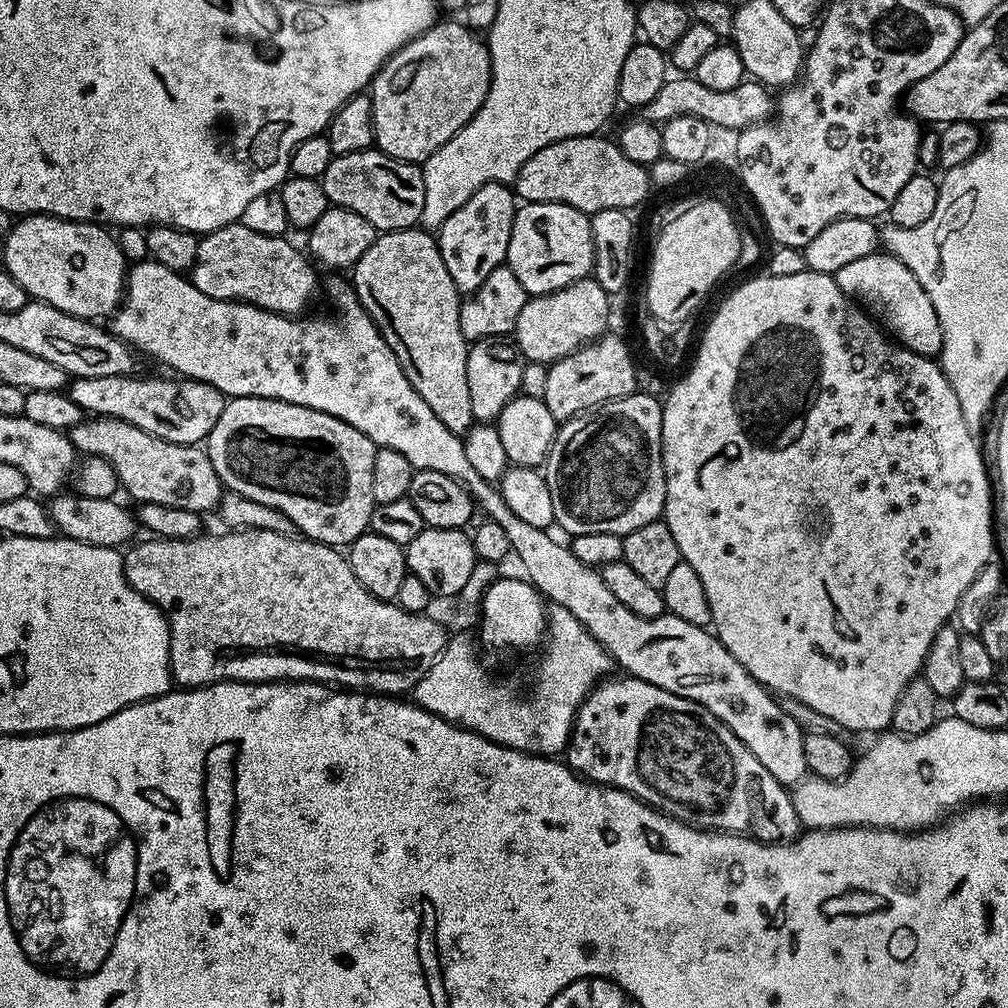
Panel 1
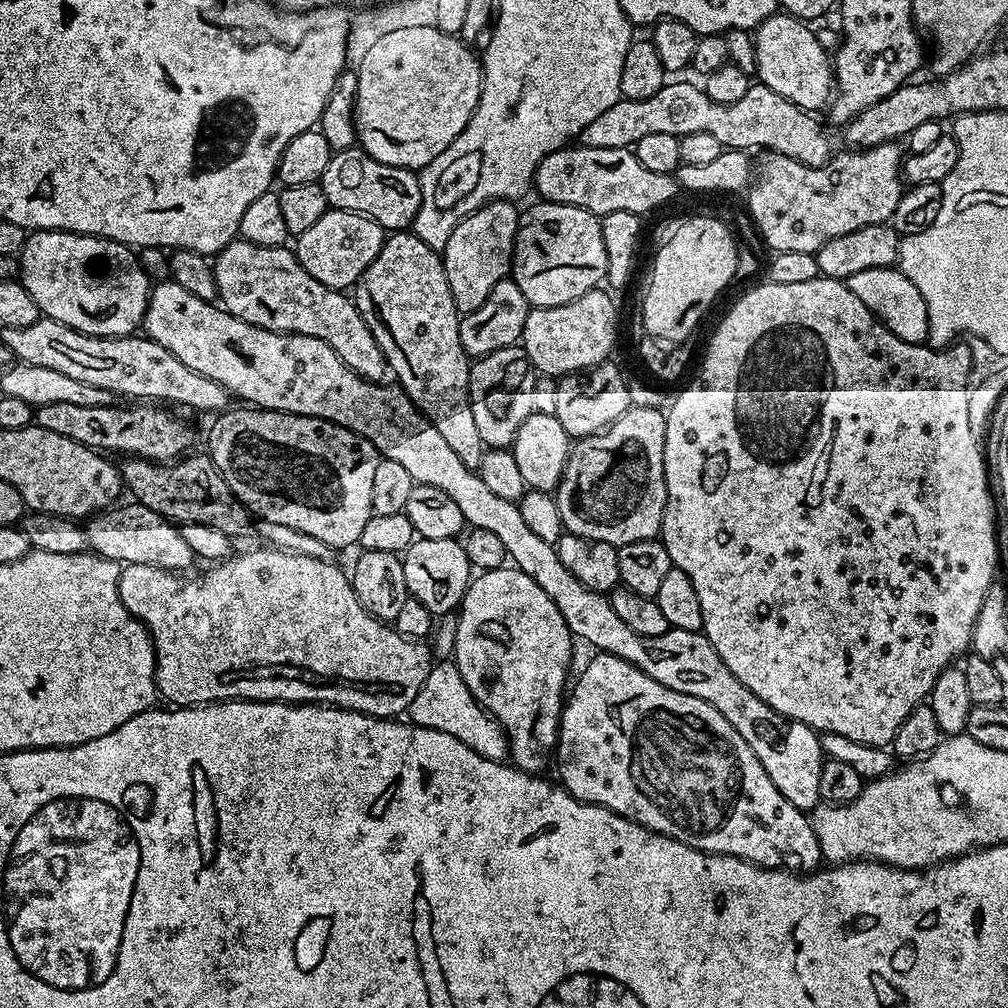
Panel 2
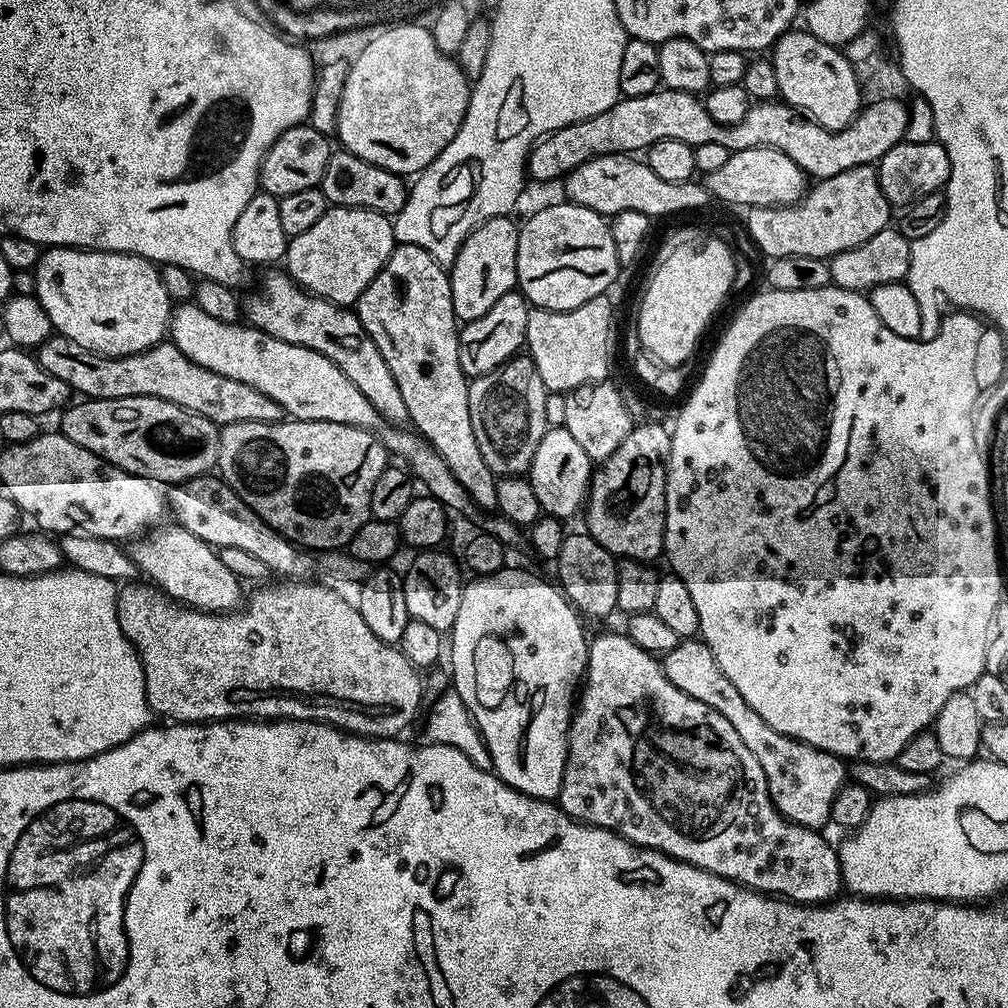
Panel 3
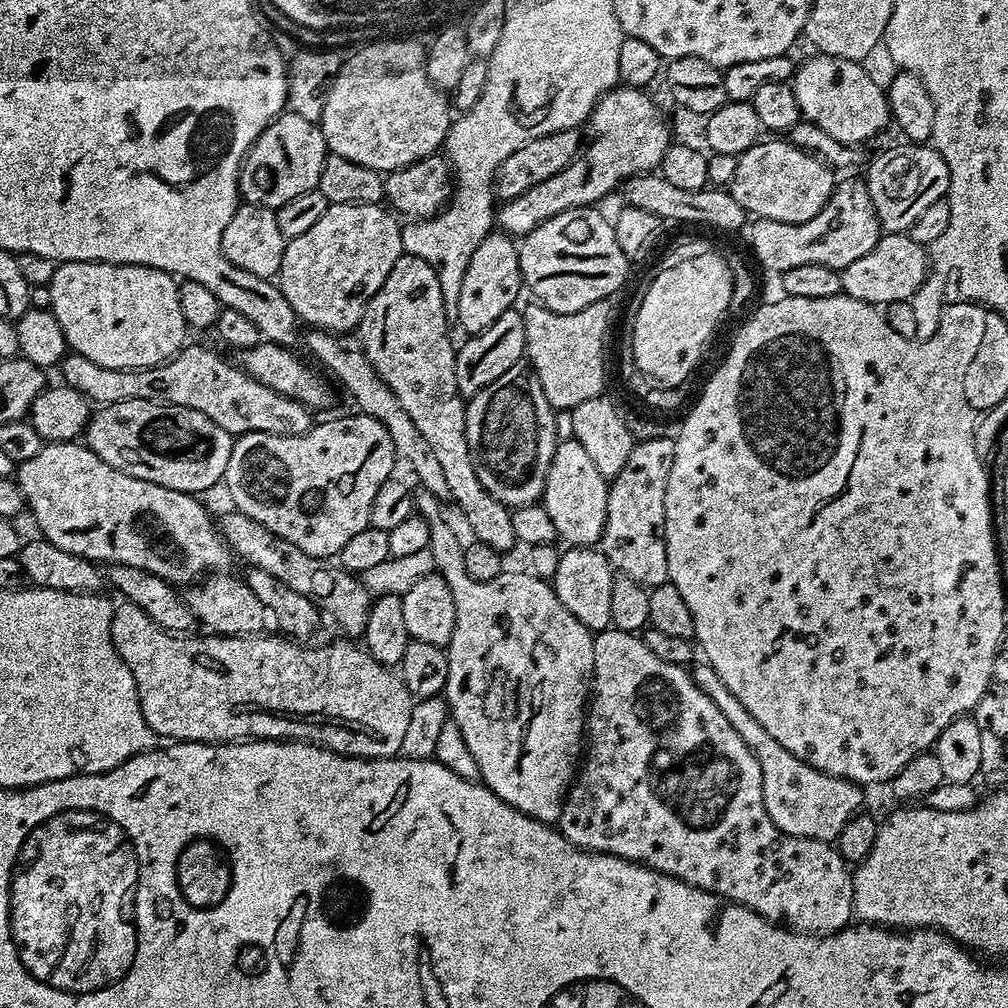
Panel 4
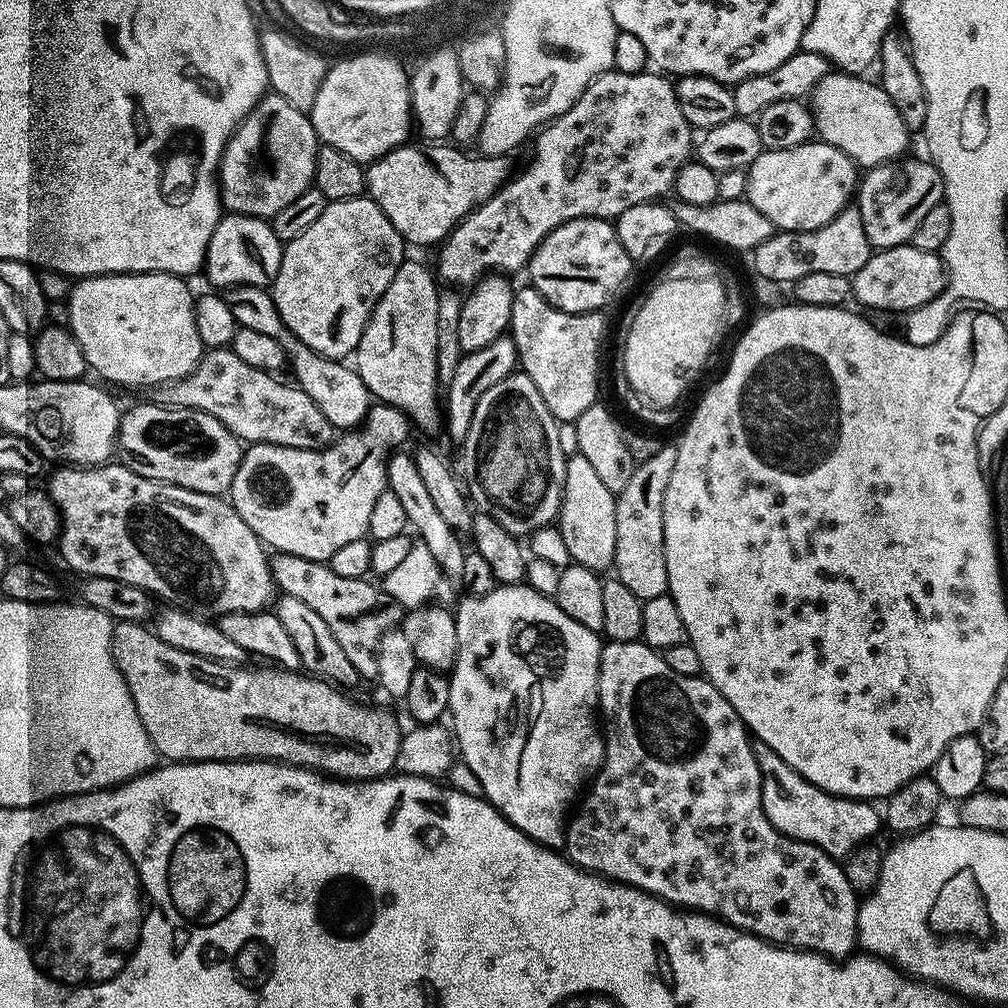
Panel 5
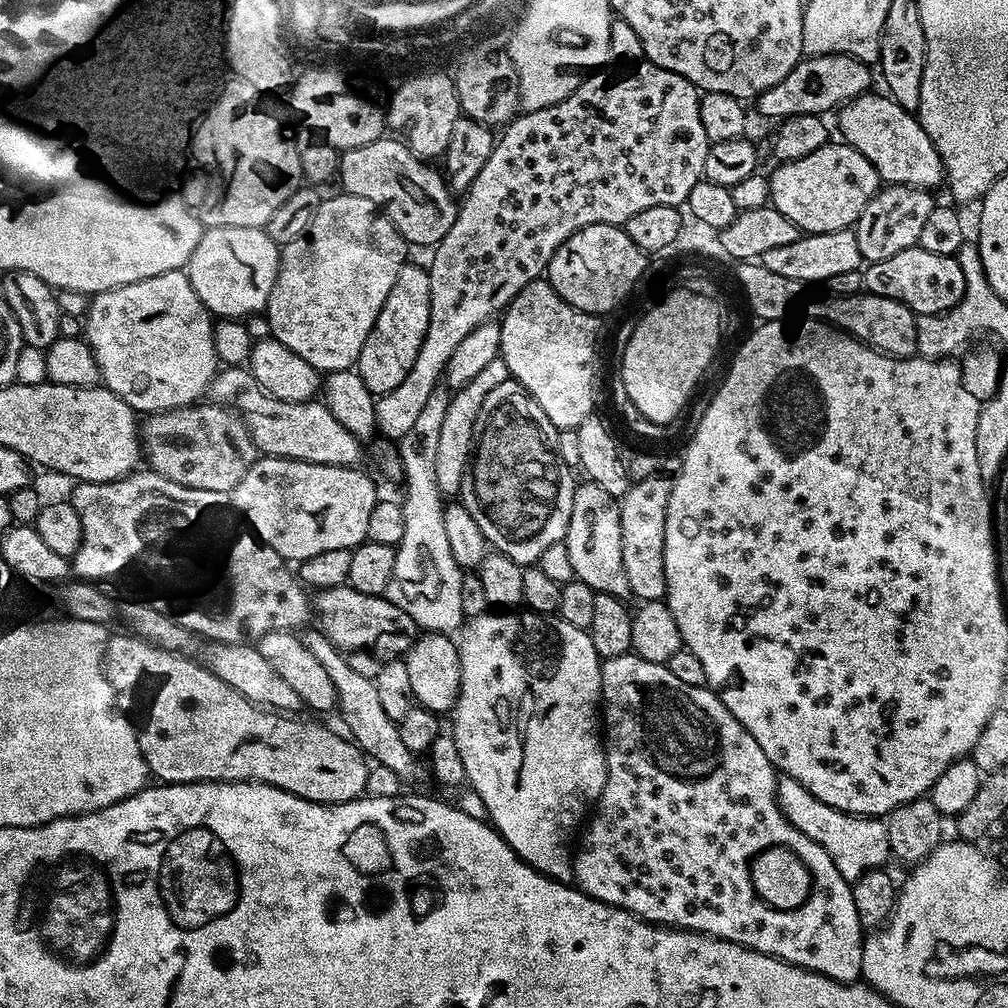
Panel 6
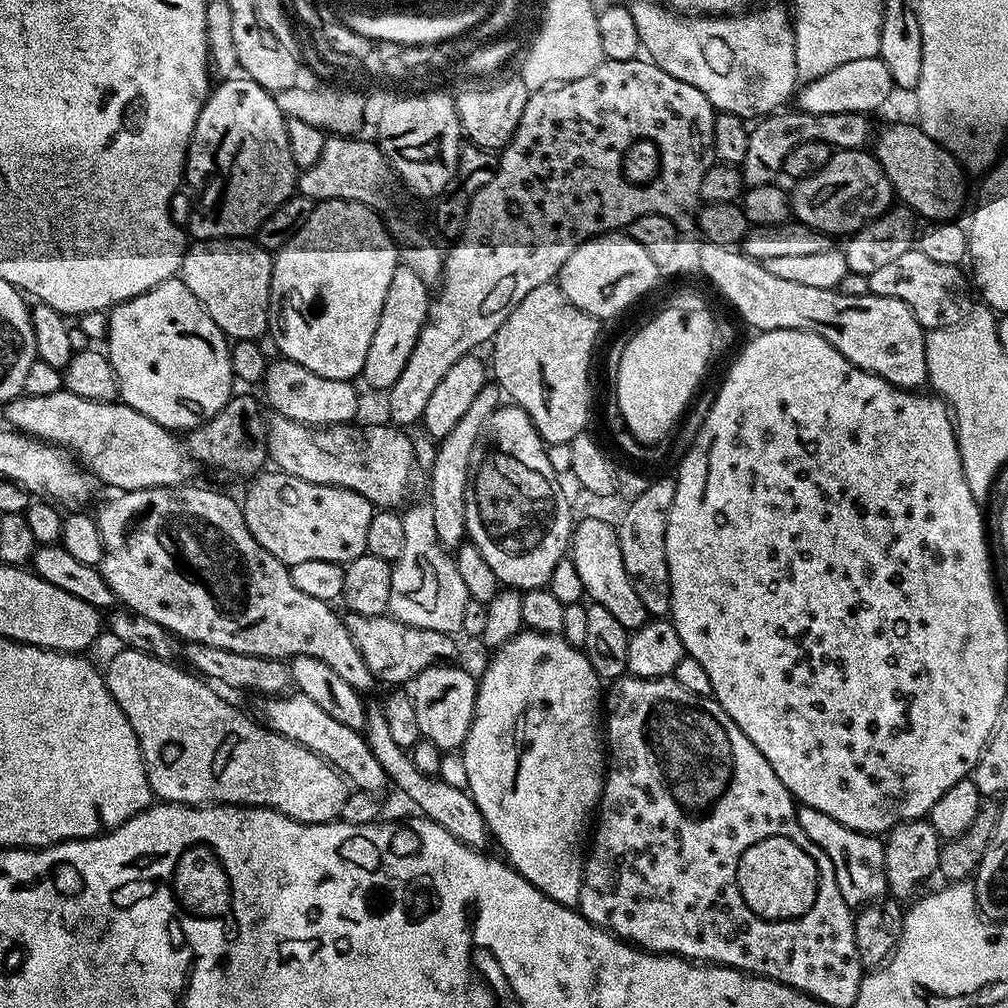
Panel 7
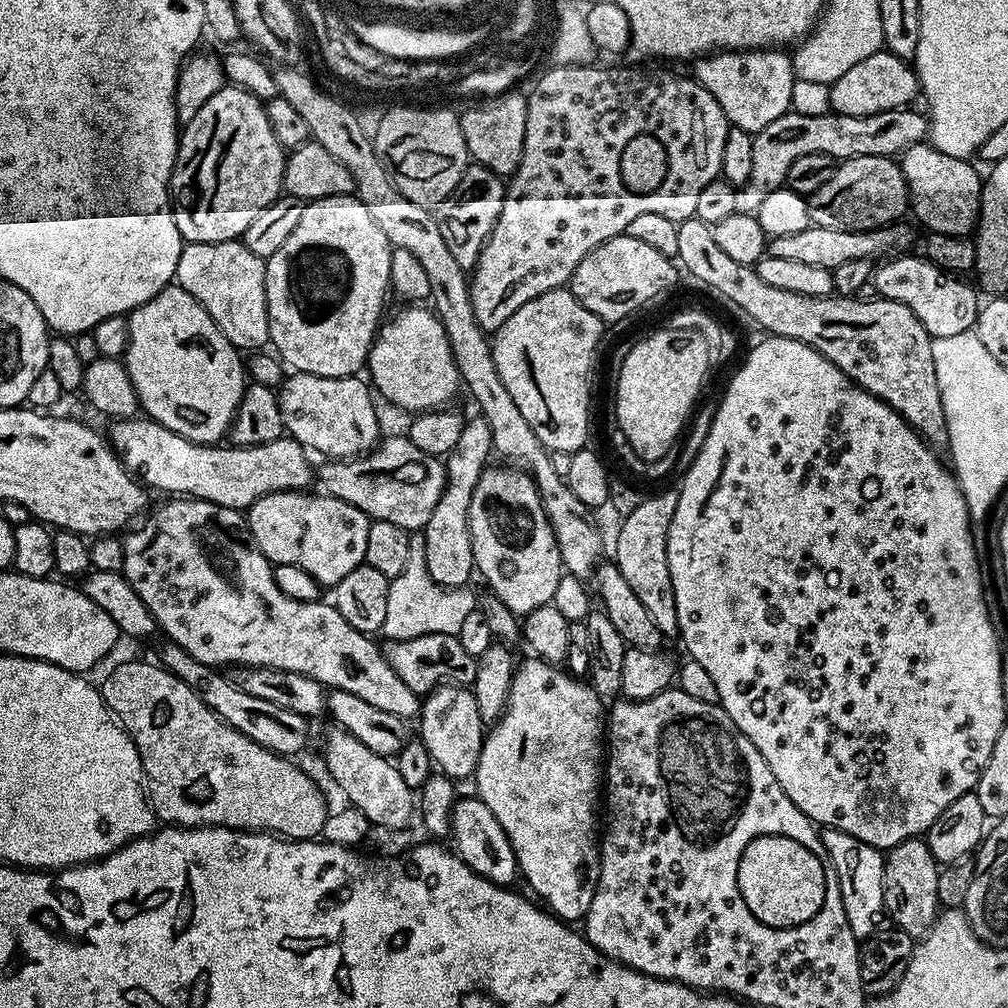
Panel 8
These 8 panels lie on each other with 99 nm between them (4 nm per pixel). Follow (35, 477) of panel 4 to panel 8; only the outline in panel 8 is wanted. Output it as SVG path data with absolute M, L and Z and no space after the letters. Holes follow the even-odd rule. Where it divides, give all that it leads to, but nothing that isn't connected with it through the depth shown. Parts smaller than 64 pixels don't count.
M172 498L169 500L172 501L169 504L162 505L161 508L154 509L155 507L153 507L143 517L143 520L145 519L144 525L137 532L129 531L127 533L129 536L123 537L124 571L122 573L130 582L130 586L134 586L134 590L142 598L142 602L146 602L146 608L155 618L159 631L161 633L164 631L164 636L169 641L177 643L182 650L188 651L198 662L214 669L220 670L224 668L223 664L232 664L231 666L246 668L268 667L277 668L280 671L293 671L294 674L302 674L308 678L316 679L325 689L346 690L346 694L354 694L357 698L370 702L370 706L378 706L378 710L386 710L386 714L409 718L408 716L415 717L419 713L422 703L421 697L417 696L414 690L410 690L410 686L406 686L406 682L402 682L402 678L398 678L398 674L394 674L388 659L384 657L383 647L379 643L376 645L372 641L375 639L371 635L354 630L354 626L350 626L350 622L346 622L346 618L342 618L342 614L338 614L338 610L331 602L298 602L294 598L282 594L282 590L278 590L272 573L273 565L269 564L267 558L260 553L260 549L252 543L248 521L237 509L191 498Z

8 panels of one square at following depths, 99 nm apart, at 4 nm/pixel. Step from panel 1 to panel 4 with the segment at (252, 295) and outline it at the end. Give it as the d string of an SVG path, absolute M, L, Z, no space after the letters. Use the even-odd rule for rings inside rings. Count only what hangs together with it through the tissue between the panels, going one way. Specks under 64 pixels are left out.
M319 330L307 333L306 344L308 348L344 383L346 391L352 395L352 400L357 404L359 411L370 418L378 418L382 426L386 426L386 432L390 434L390 442L394 442L394 450L401 461L404 460L412 467L412 472L416 475L415 483L420 488L430 490L436 499L441 502L451 501L450 485L446 482L446 477L442 471L442 465L438 462L438 457L434 454L434 449L430 442L426 442L426 437L418 426L414 426L414 421L410 419L410 414L402 410L402 402L394 398L394 390L386 386L386 382L374 370L366 350L360 345L360 337L356 334L341 334L339 332L321 332Z

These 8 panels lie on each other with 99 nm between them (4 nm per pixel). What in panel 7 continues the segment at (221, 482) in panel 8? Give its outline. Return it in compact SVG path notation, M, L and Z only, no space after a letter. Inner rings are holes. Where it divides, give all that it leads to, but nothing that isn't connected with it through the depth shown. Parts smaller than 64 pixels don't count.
M61 390L45 396L24 394L7 401L6 408L7 423L15 431L67 450L93 477L96 475L102 483L116 488L112 490L170 488L191 481L188 479L192 476L193 457L184 453L183 446L172 437L175 435L126 403L91 400Z

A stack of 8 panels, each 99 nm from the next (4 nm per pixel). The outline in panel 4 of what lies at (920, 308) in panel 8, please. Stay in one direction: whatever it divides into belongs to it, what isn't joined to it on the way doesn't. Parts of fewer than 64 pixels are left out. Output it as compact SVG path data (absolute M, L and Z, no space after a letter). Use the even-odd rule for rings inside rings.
M889 232L881 235L870 254L865 254L863 258L850 262L850 266L839 269L840 290L843 295L877 306L887 306L903 300L911 301L924 284L929 271L925 245L914 242L914 238L910 238L907 232Z

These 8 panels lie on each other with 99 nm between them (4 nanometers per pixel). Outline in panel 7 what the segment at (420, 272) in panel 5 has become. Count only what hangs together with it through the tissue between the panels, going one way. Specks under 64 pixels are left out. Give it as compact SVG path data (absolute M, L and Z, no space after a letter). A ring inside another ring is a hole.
M397 263L394 278L390 278L390 290L386 290L386 302L382 306L374 338L370 338L370 350L366 350L362 380L370 387L387 390L400 377L414 350L418 334L424 327L424 320L428 317L429 299L429 285L424 284L422 278L410 270L410 266Z

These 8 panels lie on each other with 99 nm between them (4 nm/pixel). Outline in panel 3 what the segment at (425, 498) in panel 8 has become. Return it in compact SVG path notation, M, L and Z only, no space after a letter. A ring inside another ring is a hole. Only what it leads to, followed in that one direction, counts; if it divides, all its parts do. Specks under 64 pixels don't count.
M53 334L51 338L34 352L36 360L54 378L62 378L66 386L73 393L81 392L81 397L89 400L101 400L102 398L130 398L131 396L149 396L150 398L162 398L166 402L174 402L174 406L182 406L187 412L202 414L202 418L210 418L218 426L233 424L234 422L278 422L285 419L286 413L274 398L266 398L254 386L246 386L246 382L238 382L235 378L226 378L226 374L214 374L214 370L206 370L206 366L198 366L178 346L171 342L161 342L155 344L153 348L148 348L138 354L129 356L100 356L96 352L86 350L78 346L70 338Z

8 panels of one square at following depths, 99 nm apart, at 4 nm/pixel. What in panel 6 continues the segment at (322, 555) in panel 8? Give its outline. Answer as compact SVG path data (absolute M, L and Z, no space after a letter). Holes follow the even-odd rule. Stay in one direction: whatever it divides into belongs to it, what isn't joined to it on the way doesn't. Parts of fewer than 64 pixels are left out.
M261 455L250 470L242 474L242 482L234 486L230 503L256 539L273 548L285 561L303 562L314 558L314 554L326 554L326 550L351 550L368 539L366 526L370 523L370 510L374 510L378 499L375 482L362 469Z

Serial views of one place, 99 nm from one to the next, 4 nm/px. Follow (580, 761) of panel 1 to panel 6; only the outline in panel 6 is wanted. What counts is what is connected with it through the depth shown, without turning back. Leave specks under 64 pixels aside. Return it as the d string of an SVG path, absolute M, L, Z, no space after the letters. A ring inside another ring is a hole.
M627 652L621 656L615 656L609 660L604 660L600 665L600 695L602 697L602 739L606 745L606 755L608 758L608 773L606 774L606 786L602 786L602 794L596 799L594 807L590 812L590 819L583 829L578 840L578 847L574 852L572 862L572 874L575 887L585 892L591 900L601 900L615 908L624 908L631 912L633 916L648 921L657 926L667 926L669 928L683 928L685 932L701 932L707 936L713 936L719 940L729 940L735 944L740 944L744 948L749 948L752 952L761 952L767 956L773 956L784 961L785 964L793 964L799 968L805 968L811 972L821 972L826 978L836 980L840 984L850 984L861 979L862 970L862 950L864 949L865 933L858 922L858 910L854 910L854 898L852 897L852 885L849 881L838 874L838 866L802 830L798 830L782 814L782 810L776 801L776 781L778 773L773 768L772 763L766 758L762 746L754 742L754 738L726 710L726 706L711 688L695 688L685 686L674 674L670 674L668 667L654 662L646 662L646 658L637 656L632 652ZM770 842L792 842L796 852L804 856L806 864L810 864L812 874L816 878L818 890L806 894L800 902L804 908L796 912L772 912L764 908L752 894L752 888L748 884L746 876L746 860L750 852L756 852Z

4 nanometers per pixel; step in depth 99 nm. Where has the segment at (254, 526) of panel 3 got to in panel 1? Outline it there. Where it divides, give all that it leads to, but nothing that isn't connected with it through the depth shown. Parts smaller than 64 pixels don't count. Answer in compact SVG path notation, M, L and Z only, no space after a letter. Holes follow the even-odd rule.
M97 416L95 418L81 419L80 423L67 429L68 441L75 446L77 453L85 457L97 456L110 466L116 475L116 483L121 489L124 488L140 504L157 504L158 506L178 506L178 510L190 510L207 514L215 509L220 503L222 485L214 466L210 462L207 451L195 444L175 444L166 442L146 430L138 430L130 422L122 422L118 418L106 418Z

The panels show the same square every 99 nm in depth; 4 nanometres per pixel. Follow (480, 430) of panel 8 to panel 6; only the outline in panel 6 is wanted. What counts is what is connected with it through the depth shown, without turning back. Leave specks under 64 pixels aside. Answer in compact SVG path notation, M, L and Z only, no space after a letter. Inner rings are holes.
M502 359L489 362L466 386L455 389L451 393L446 415L442 418L442 431L438 437L438 455L434 462L434 471L438 474L438 486L445 497L452 498L460 491L460 484L468 475L468 466L472 458L472 440L476 437L476 419L478 410L482 410L482 402L490 395L490 390L502 386L502 382L510 379L508 367Z

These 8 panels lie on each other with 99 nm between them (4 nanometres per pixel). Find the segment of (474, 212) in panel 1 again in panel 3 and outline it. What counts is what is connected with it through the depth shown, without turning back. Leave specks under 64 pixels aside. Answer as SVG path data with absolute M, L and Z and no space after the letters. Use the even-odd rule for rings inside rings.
M512 216L490 218L476 227L462 242L458 258L454 258L448 281L452 287L452 301L457 321L467 322L482 318L502 294L513 291L516 283L516 259L520 230Z

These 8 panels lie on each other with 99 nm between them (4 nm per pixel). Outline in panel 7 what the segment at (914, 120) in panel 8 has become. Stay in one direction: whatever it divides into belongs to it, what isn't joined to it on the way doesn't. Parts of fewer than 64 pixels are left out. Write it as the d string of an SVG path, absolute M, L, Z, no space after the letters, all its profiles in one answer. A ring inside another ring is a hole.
M777 110L751 125L746 142L746 158L742 165L742 180L748 188L771 184L784 167L786 154L802 142L826 142L834 150L846 148L863 149L864 144L873 139L874 128L867 115L862 112L843 112L842 114L810 114L799 110Z

